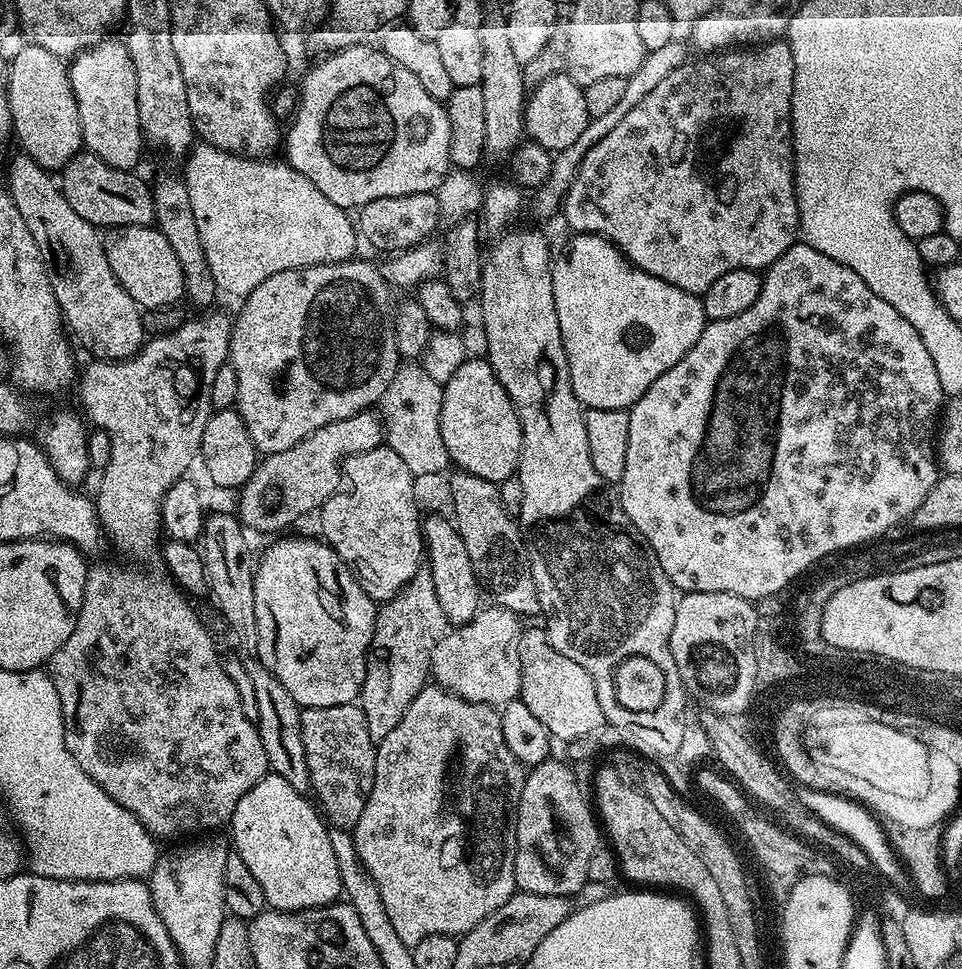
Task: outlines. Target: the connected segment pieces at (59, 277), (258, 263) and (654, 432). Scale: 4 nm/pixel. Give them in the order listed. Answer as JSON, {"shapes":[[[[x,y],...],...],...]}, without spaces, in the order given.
{"shapes":[[[[23,150],[17,151],[17,156],[8,164],[8,181],[6,187],[14,198],[15,205],[21,211],[30,234],[37,243],[39,254],[43,258],[48,270],[52,273],[52,289],[56,301],[59,302],[61,315],[69,331],[74,332],[79,342],[100,360],[131,359],[135,352],[143,347],[146,333],[143,328],[142,310],[134,302],[126,290],[114,276],[113,270],[106,259],[103,237],[99,229],[84,218],[79,217],[70,202],[61,192],[53,173],[47,168],[38,166],[34,158],[30,158]]],[[[203,142],[197,143],[195,147],[187,153],[188,169],[183,169],[182,175],[184,184],[188,187],[190,194],[191,209],[194,210],[195,225],[198,226],[199,237],[202,240],[202,249],[205,251],[206,261],[209,262],[210,274],[216,283],[217,289],[221,293],[224,292],[228,296],[237,296],[243,298],[250,295],[258,286],[262,286],[262,282],[266,282],[266,278],[270,278],[270,274],[282,274],[282,270],[294,270],[295,268],[309,268],[315,264],[337,264],[343,260],[353,259],[357,255],[356,240],[358,241],[358,228],[347,211],[338,206],[334,206],[334,202],[330,202],[330,198],[326,198],[326,194],[322,194],[322,190],[318,190],[318,186],[314,186],[314,182],[310,182],[310,178],[306,178],[298,170],[294,170],[287,162],[276,161],[276,158],[253,158],[250,156],[236,156],[233,152],[227,152],[222,148],[215,148],[213,144]]],[[[797,242],[792,245],[790,250],[786,250],[786,254],[782,254],[782,258],[774,261],[763,273],[762,290],[758,294],[754,306],[750,306],[750,310],[742,310],[742,314],[738,314],[734,318],[705,323],[702,334],[698,338],[698,342],[694,342],[692,349],[674,366],[670,366],[670,370],[666,370],[666,374],[662,374],[662,378],[658,378],[658,382],[654,382],[650,386],[650,390],[646,390],[646,394],[642,394],[642,398],[638,398],[636,404],[627,409],[630,418],[630,442],[626,445],[626,470],[622,470],[622,478],[618,485],[620,505],[622,510],[626,510],[630,522],[644,535],[644,541],[654,550],[654,554],[673,588],[681,593],[729,592],[735,596],[741,596],[743,600],[757,602],[767,596],[783,593],[785,591],[783,588],[796,580],[800,568],[827,561],[845,550],[852,550],[857,546],[879,541],[881,538],[887,537],[889,535],[887,532],[891,528],[898,527],[903,520],[904,523],[911,521],[914,510],[918,510],[918,506],[922,506],[926,494],[930,494],[930,490],[936,485],[938,479],[938,448],[934,441],[938,436],[938,421],[941,419],[945,404],[946,397],[942,390],[942,382],[938,382],[938,370],[934,370],[934,361],[930,358],[930,353],[927,352],[922,338],[918,338],[918,330],[914,330],[914,326],[910,326],[910,322],[906,322],[906,318],[902,318],[902,314],[898,314],[898,310],[894,310],[894,306],[890,306],[890,302],[878,298],[878,294],[874,294],[874,290],[870,290],[870,286],[866,286],[866,282],[862,282],[862,278],[858,278],[858,274],[854,274],[854,270],[842,266],[842,262],[834,262],[834,258],[826,258],[826,254],[818,254],[818,250],[814,250],[809,244]]]]}

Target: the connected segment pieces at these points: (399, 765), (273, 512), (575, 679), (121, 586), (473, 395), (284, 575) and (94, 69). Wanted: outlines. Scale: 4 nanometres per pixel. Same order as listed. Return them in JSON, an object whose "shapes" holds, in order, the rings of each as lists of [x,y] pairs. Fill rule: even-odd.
{"shapes":[[[[425,686],[410,702],[406,714],[376,745],[376,765],[374,766],[374,786],[370,790],[370,798],[366,802],[366,810],[362,810],[362,818],[358,818],[356,827],[351,833],[357,848],[357,858],[378,886],[382,903],[389,914],[390,923],[395,933],[406,945],[422,942],[430,934],[446,934],[461,937],[470,931],[482,918],[494,914],[498,906],[502,906],[517,891],[514,878],[514,854],[516,853],[516,815],[518,802],[522,798],[522,786],[526,775],[525,765],[520,763],[514,754],[510,754],[510,746],[506,746],[506,738],[502,738],[502,722],[500,713],[491,704],[470,702],[466,698],[456,696],[439,686]]],[[[365,410],[350,418],[330,422],[314,434],[306,434],[302,442],[290,446],[290,450],[267,453],[257,463],[254,474],[239,489],[240,510],[238,517],[245,529],[253,532],[280,534],[295,520],[315,513],[324,503],[340,491],[342,469],[349,456],[374,450],[385,443],[385,426],[375,411]],[[253,528],[253,530],[252,530]]],[[[525,631],[520,645],[520,695],[530,714],[546,726],[549,737],[569,742],[605,723],[594,682],[578,662],[566,658],[548,640],[547,631]]],[[[93,563],[88,570],[82,606],[74,622],[74,631],[52,655],[46,665],[46,671],[52,677],[54,690],[58,690],[58,702],[64,715],[64,737],[70,754],[74,754],[74,762],[78,762],[78,766],[82,766],[82,770],[86,770],[86,774],[90,774],[90,778],[94,778],[94,782],[102,786],[102,790],[106,790],[106,794],[110,794],[110,798],[114,798],[120,808],[130,810],[130,814],[134,814],[134,818],[142,822],[149,836],[160,842],[176,842],[181,838],[211,833],[208,832],[211,828],[220,828],[223,824],[225,827],[231,821],[238,802],[242,802],[245,794],[263,776],[269,775],[270,769],[257,725],[252,718],[246,716],[242,698],[238,690],[234,690],[234,682],[230,682],[230,678],[224,673],[224,660],[216,649],[207,626],[200,621],[199,614],[188,605],[189,597],[175,583],[168,580],[167,582],[147,580],[142,573],[119,568],[116,564]]],[[[469,358],[462,362],[462,366],[458,366],[458,370],[454,370],[454,378],[450,378],[443,385],[444,397],[442,398],[442,408],[441,408],[441,434],[442,442],[445,443],[445,448],[448,451],[448,459],[459,471],[468,472],[472,476],[477,476],[478,478],[486,478],[491,484],[499,486],[504,480],[510,478],[511,476],[517,475],[518,469],[520,467],[520,451],[522,450],[522,438],[524,437],[524,431],[520,429],[520,419],[516,413],[516,407],[512,405],[512,399],[508,396],[508,391],[502,386],[502,382],[498,382],[498,378],[494,374],[494,370],[490,365],[488,365],[487,359],[480,358],[480,360],[475,360],[475,358]]],[[[287,536],[273,539],[276,541],[261,556],[259,554],[258,563],[253,571],[255,617],[258,624],[258,654],[266,669],[272,672],[281,686],[290,692],[290,697],[294,698],[294,702],[299,704],[301,709],[351,704],[359,697],[360,687],[364,681],[364,671],[368,665],[368,650],[372,646],[372,635],[376,629],[377,601],[368,597],[363,583],[357,580],[356,573],[346,566],[346,562],[342,562],[342,558],[338,558],[336,551],[323,539],[307,540],[304,536]]],[[[112,39],[99,40],[94,46],[77,52],[71,61],[68,77],[74,90],[74,98],[78,102],[84,148],[102,158],[102,162],[110,162],[110,166],[132,170],[140,160],[140,151],[146,148],[144,132],[140,129],[138,118],[138,82],[134,82],[134,62],[130,62],[128,57],[127,43],[123,39]]]]}

